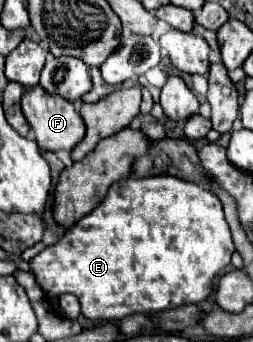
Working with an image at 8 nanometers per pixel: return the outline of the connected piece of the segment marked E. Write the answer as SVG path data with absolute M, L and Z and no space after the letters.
M154 175L154 177L144 177L144 179L128 177L124 181L116 181L110 187L104 201L90 215L82 217L72 229L68 229L64 233L64 237L58 243L54 243L54 245L46 247L44 251L40 251L34 259L30 259L28 265L30 265L38 285L48 297L53 298L62 295L62 293L72 293L72 295L78 297L84 317L118 321L118 319L122 319L126 315L134 315L134 313L156 313L156 311L164 311L164 309L180 307L180 305L188 305L188 303L202 303L212 293L214 279L230 265L230 257L232 257L234 251L236 249L234 249L234 243L232 243L230 227L228 227L228 223L224 219L224 207L222 207L220 199L212 191L202 189L200 185L190 183L190 181L170 177L170 175Z

